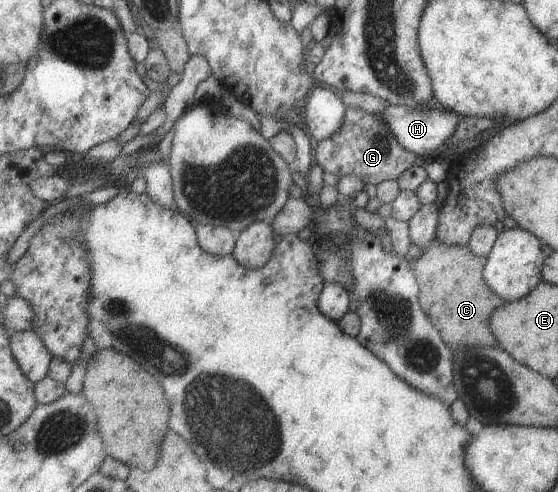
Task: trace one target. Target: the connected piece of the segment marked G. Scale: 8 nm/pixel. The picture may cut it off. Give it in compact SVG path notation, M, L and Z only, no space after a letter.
M348 107L343 114L343 124L339 126L339 130L336 130L335 134L331 134L331 138L312 143L312 147L312 158L315 158L315 162L324 172L331 172L337 178L351 174L365 184L375 185L383 182L383 180L396 180L403 170L413 165L416 156L415 153L403 150L403 147L399 146L395 136L391 134L391 129L387 128L387 124L377 116L377 113L367 113L357 108Z

